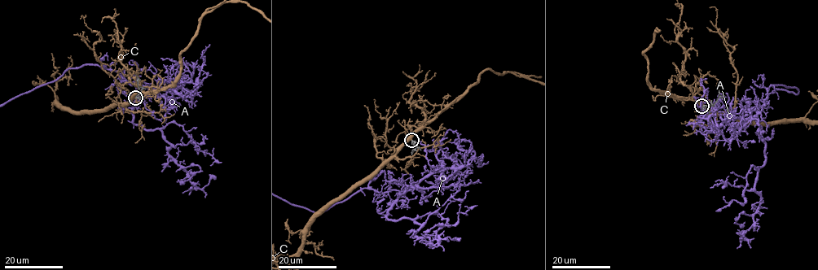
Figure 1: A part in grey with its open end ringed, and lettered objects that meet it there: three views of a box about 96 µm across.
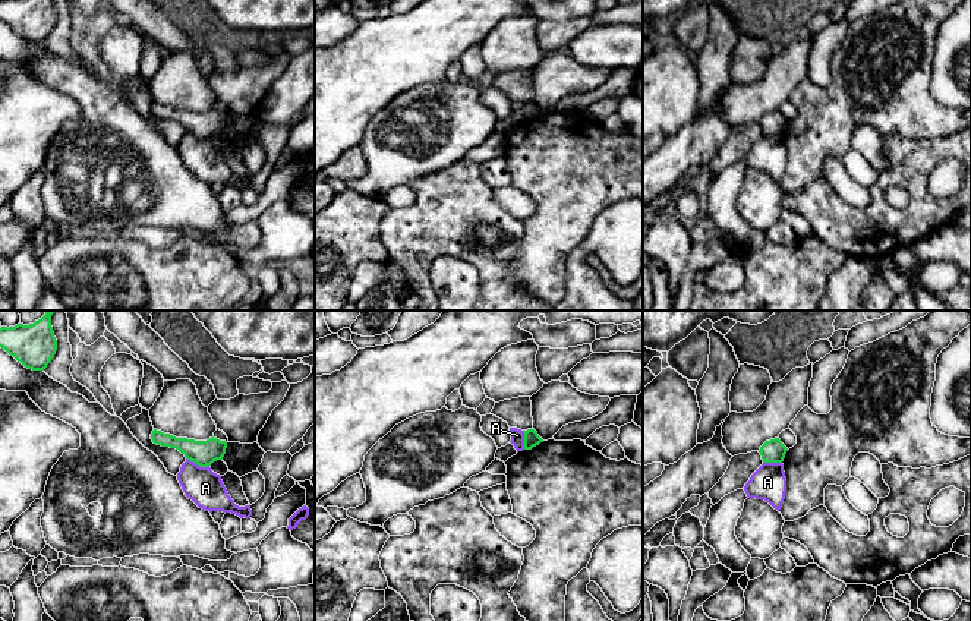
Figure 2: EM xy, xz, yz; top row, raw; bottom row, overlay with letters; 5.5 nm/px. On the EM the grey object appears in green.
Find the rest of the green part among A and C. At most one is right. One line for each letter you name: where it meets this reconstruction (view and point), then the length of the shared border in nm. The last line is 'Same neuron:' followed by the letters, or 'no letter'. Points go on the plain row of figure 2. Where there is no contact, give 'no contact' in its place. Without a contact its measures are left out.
C: no contact
Same neuron: C

